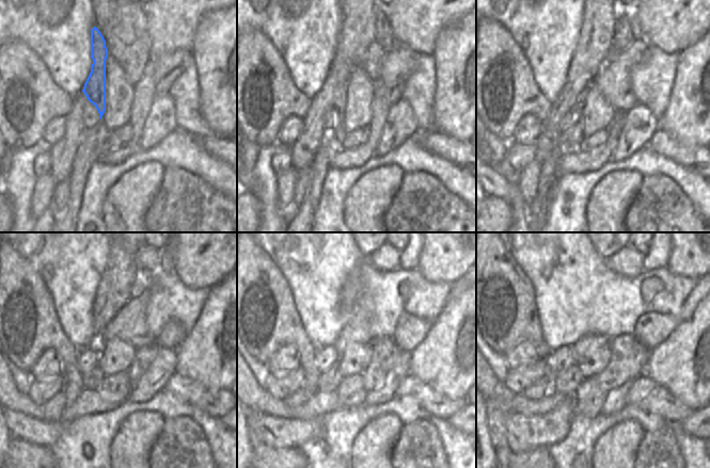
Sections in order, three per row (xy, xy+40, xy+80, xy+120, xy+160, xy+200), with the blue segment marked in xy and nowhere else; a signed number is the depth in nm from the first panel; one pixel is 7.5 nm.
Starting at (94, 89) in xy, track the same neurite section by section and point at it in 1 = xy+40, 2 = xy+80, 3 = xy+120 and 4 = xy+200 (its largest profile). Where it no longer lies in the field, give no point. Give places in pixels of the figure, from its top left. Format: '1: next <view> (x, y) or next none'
1: next xy+40 (335, 135)
2: next xy+80 (570, 139)
3: next xy+120 (91, 380)
4: next xy+200 (566, 383)

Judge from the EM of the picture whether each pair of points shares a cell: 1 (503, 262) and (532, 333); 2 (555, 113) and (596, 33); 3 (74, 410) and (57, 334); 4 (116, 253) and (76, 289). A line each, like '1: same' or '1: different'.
1: same
2: same
3: different
4: different

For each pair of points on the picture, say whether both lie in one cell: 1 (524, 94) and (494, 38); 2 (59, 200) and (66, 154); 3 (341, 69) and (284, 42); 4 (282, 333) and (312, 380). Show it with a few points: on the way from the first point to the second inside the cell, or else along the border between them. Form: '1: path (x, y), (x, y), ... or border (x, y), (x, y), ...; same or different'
1: path (519, 79), (519, 61), (509, 49); same
2: border (67, 178), (57, 182); different
3: border (338, 41), (328, 76), (320, 87); different
4: path (295, 339), (306, 351), (306, 362), (310, 367); same

